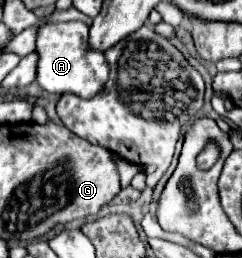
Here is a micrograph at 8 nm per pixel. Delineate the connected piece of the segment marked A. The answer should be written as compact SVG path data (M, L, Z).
M84 22L42 24L36 34L34 52L38 54L36 82L46 92L76 92L78 96L94 96L104 86L104 80L108 80L108 66L104 64L104 54L88 48L88 26Z

